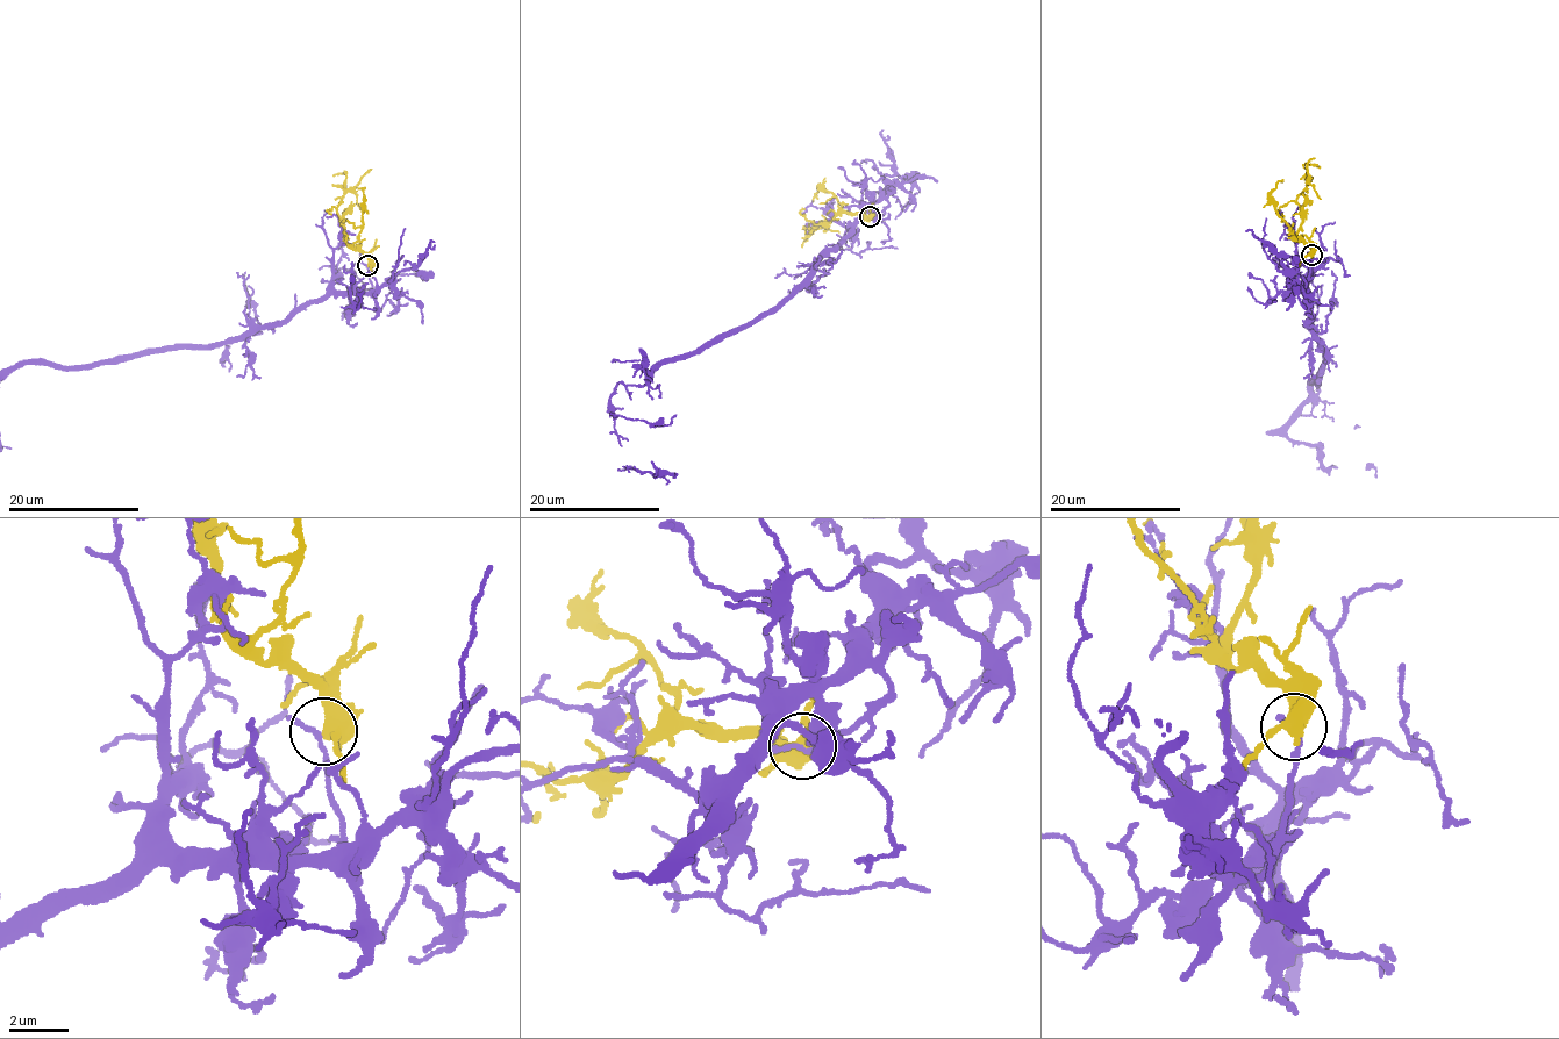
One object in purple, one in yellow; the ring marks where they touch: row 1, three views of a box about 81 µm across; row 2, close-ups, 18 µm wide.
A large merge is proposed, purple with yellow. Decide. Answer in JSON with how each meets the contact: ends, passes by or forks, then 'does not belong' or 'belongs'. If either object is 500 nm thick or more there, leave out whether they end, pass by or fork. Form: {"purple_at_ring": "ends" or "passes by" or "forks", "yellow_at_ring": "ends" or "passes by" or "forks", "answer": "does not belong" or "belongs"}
{"purple_at_ring": "passes by", "yellow_at_ring": "passes by", "answer": "does not belong"}

